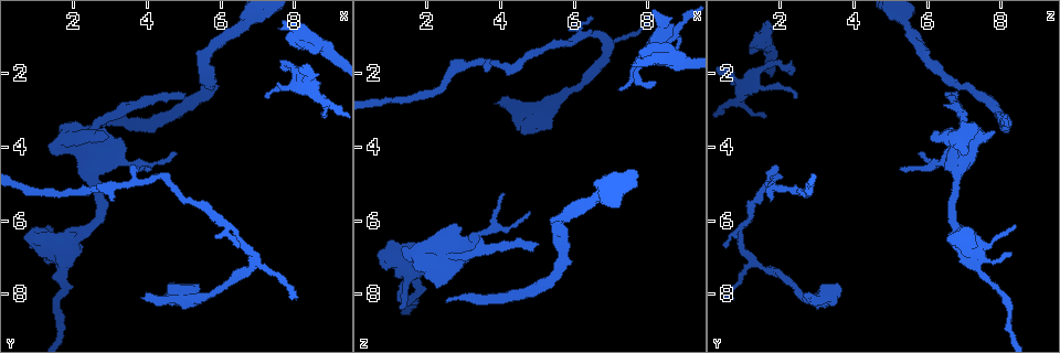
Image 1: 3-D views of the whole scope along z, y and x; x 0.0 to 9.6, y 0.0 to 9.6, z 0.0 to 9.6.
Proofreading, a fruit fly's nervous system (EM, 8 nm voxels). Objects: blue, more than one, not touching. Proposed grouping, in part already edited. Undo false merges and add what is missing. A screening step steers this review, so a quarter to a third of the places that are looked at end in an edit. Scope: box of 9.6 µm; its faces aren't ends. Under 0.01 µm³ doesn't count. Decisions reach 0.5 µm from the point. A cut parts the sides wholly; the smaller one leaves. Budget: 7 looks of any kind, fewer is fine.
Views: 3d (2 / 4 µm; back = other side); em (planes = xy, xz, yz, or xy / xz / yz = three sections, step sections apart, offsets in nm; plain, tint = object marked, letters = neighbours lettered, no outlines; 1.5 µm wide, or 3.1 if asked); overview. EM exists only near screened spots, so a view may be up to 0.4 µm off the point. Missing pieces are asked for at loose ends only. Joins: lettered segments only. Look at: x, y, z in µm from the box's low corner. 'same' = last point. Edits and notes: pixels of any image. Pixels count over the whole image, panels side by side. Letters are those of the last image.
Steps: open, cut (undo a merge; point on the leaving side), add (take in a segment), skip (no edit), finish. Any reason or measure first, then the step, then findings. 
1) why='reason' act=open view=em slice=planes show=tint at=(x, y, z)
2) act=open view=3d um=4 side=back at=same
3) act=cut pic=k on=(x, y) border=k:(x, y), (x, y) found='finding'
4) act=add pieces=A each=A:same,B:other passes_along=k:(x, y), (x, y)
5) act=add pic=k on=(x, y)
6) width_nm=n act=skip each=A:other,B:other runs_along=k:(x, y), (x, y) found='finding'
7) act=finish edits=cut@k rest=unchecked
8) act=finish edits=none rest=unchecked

why='thin end' act=open view=em slice=planes show=tint at=(8.05, 8.10, 0.75)

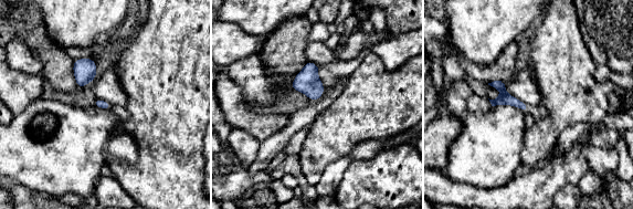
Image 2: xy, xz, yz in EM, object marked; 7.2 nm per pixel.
why='what lies round it' act=open view=em slice=planes show=letters at=same

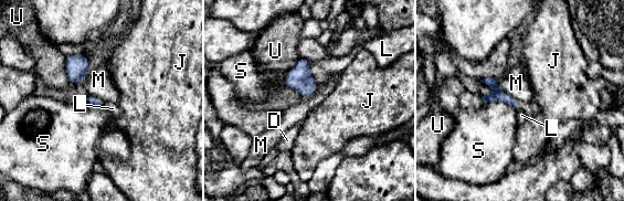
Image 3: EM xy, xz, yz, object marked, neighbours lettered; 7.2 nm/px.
act=skip each=D:other,J:other,L:other,M:other,S:other,U:other found='no lettered segment goes on from it'

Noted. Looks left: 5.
why='thin end' act=open view=3d um=2 at=(7.20, 2.60, 2.50)

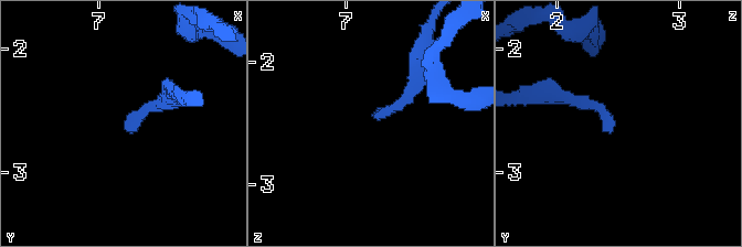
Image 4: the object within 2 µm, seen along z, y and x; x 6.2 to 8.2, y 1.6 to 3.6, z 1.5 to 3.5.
act=open view=em slice=planes show=letters at=(7.26, 2.68, 2.48)

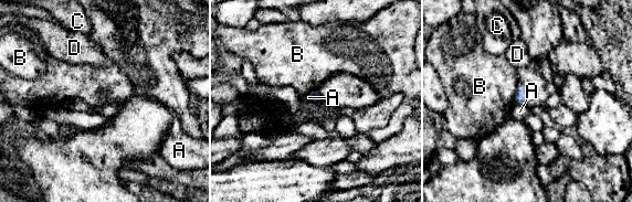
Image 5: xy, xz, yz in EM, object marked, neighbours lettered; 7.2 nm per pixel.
act=skip each=A:other,B:other,C:other,D:other border=5:(514, 103), (524, 105) found='none of them fits'

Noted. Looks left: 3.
why='branch stops here' act=open view=3d um=2 side=back at=(7.55, 0.70, 1.80)

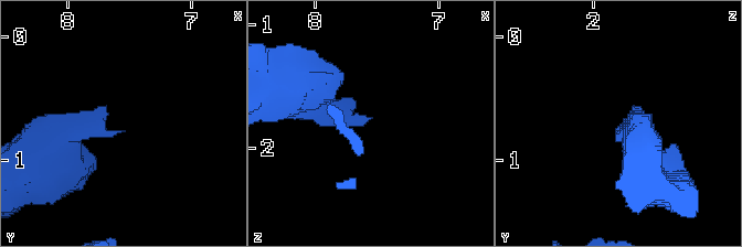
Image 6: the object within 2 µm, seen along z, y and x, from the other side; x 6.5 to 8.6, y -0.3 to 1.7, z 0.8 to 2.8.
act=open view=em slice=planes show=tint at=(7.56, 0.74, 1.76)

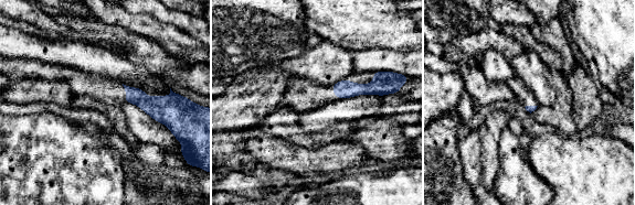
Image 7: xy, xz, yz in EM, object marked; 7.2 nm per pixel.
act=open view=em slice=planes show=letters at=same

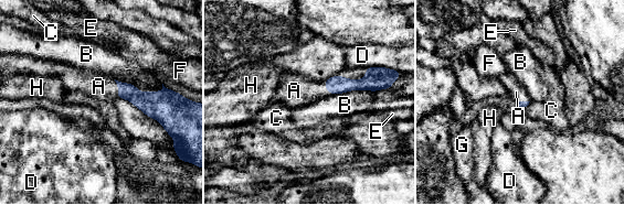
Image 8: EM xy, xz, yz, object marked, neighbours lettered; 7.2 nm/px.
act=add pieces=A each=A:same,B:other,C:other,D:other,E:other,F:other,G:other,H:other passes_along=8:(149, 103), (118, 88), (98, 86) found='it goes on there'

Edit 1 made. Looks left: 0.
act=finish edits=add@8 rest=unchecked

